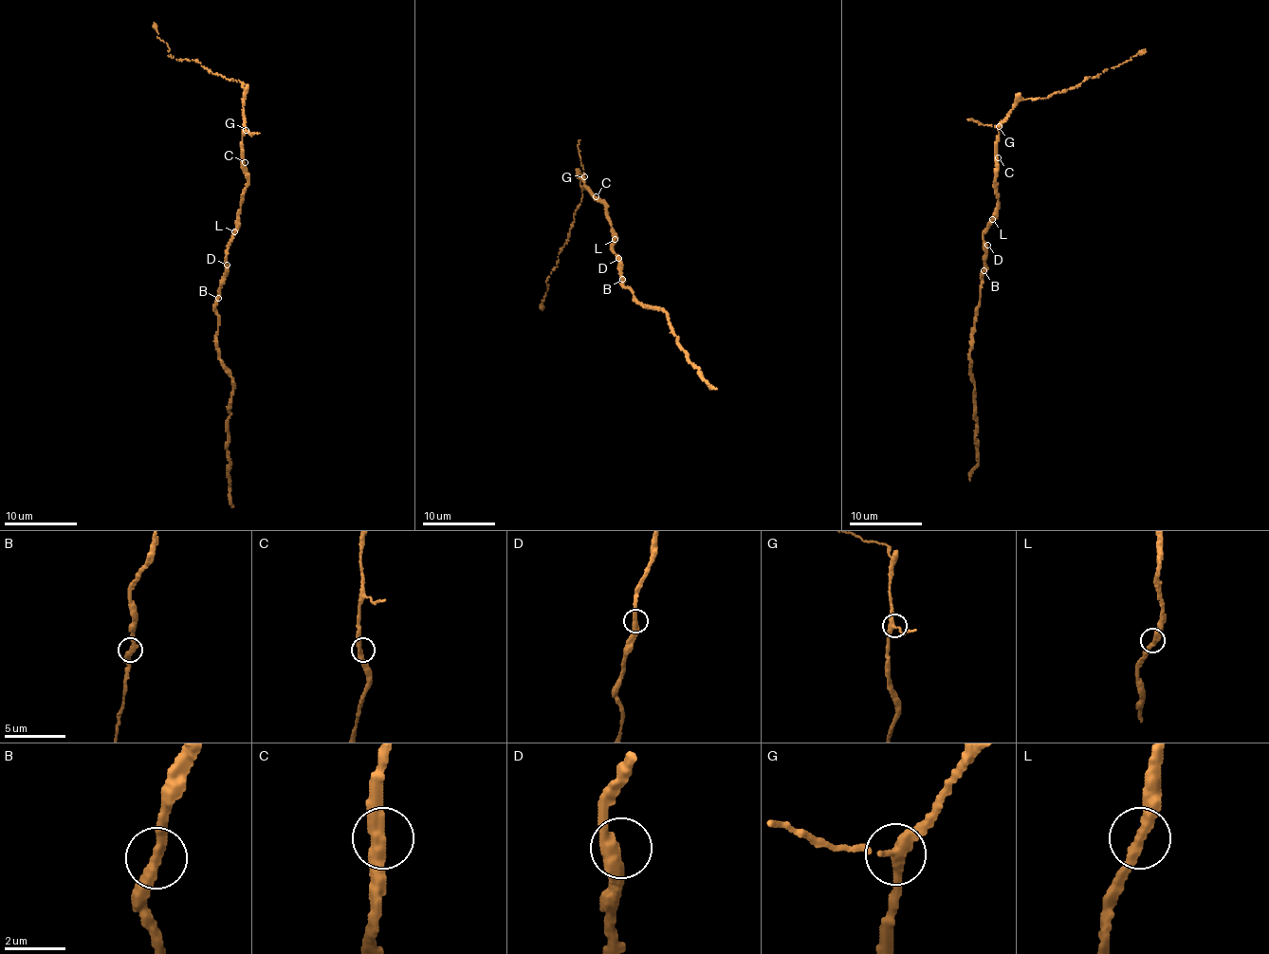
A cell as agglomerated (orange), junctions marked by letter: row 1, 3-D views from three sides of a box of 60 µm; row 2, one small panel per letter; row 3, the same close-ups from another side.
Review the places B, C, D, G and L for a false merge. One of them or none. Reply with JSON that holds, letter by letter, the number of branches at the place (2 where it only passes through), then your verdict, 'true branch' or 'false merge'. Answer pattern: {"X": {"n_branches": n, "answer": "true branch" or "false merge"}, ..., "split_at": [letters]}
{"B": {"n_branches": 2, "answer": "true branch"}, "C": {"n_branches": 2, "answer": "true branch"}, "D": {"n_branches": 2, "answer": "true branch"}, "G": {"n_branches": 3, "answer": "true branch"}, "L": {"n_branches": 2, "answer": "true branch"}, "split_at": []}

